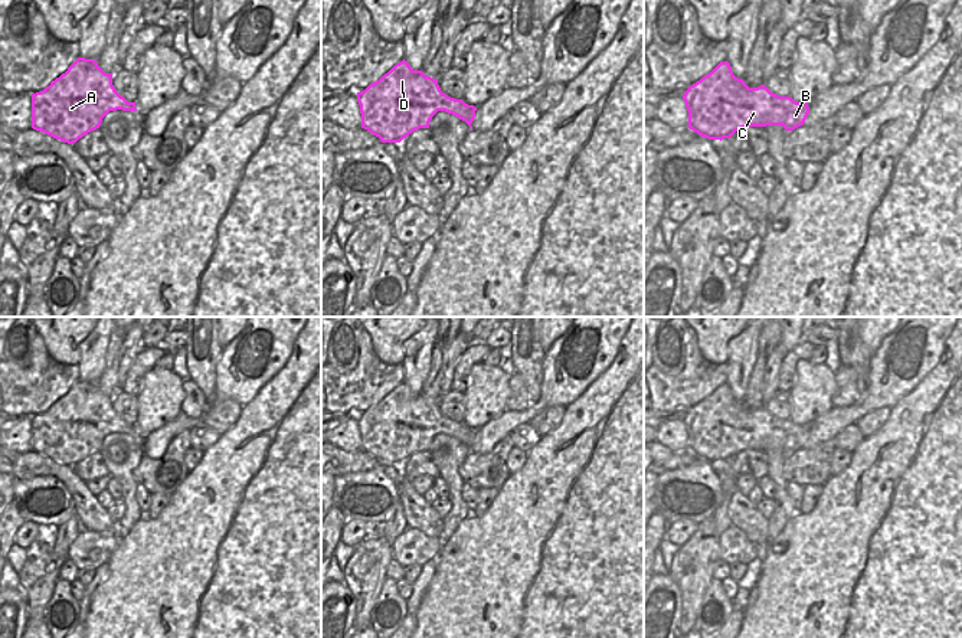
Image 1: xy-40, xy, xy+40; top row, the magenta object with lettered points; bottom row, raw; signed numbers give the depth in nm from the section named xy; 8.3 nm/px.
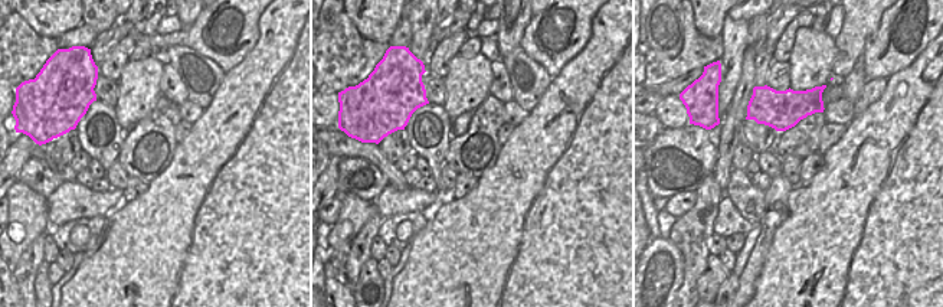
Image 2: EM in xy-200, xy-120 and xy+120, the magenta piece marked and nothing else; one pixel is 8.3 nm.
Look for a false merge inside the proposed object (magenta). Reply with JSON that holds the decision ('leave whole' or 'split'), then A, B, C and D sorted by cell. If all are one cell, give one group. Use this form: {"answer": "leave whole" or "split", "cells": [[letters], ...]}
{"answer": "leave whole", "cells": [["A", "B", "C", "D"]]}

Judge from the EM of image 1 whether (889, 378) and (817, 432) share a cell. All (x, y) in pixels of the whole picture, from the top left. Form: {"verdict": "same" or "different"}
{"verdict": "same"}

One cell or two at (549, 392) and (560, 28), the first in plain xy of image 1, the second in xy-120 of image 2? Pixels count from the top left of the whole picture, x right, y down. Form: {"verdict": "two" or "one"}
{"verdict": "one"}

